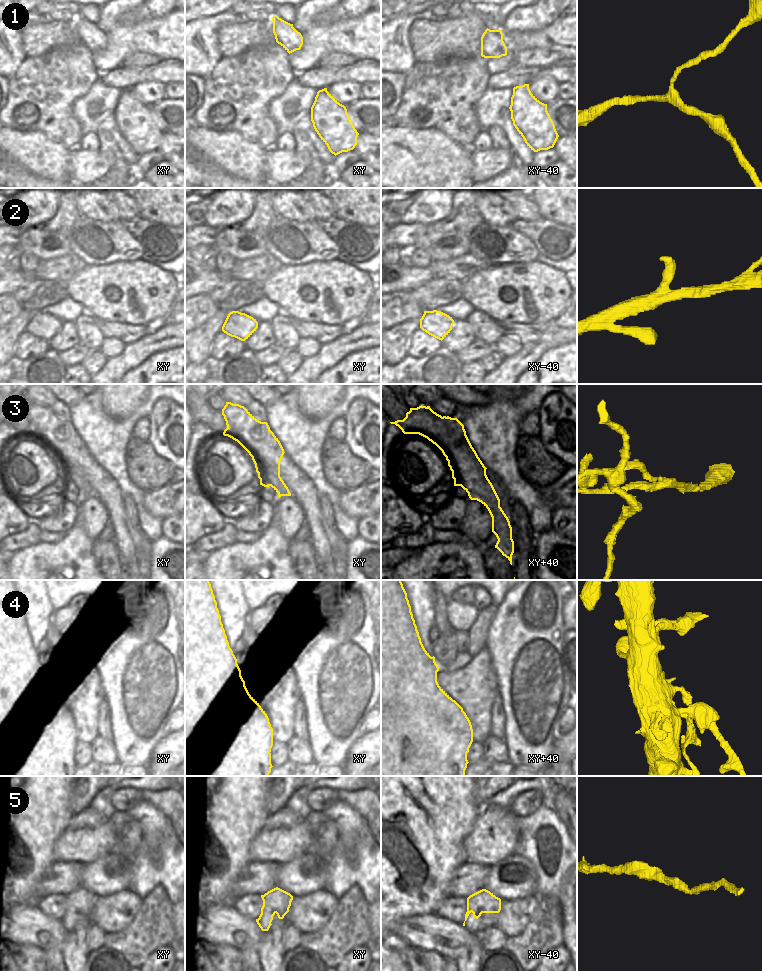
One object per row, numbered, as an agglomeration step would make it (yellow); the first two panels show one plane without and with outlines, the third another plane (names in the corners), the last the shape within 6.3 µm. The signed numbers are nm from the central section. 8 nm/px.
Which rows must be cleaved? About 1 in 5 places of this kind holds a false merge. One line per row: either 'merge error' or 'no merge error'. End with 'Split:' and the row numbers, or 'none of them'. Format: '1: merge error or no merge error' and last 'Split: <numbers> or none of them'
1: no merge error
2: no merge error
3: merge error
4: merge error
5: no merge error
Split: 3, 4

